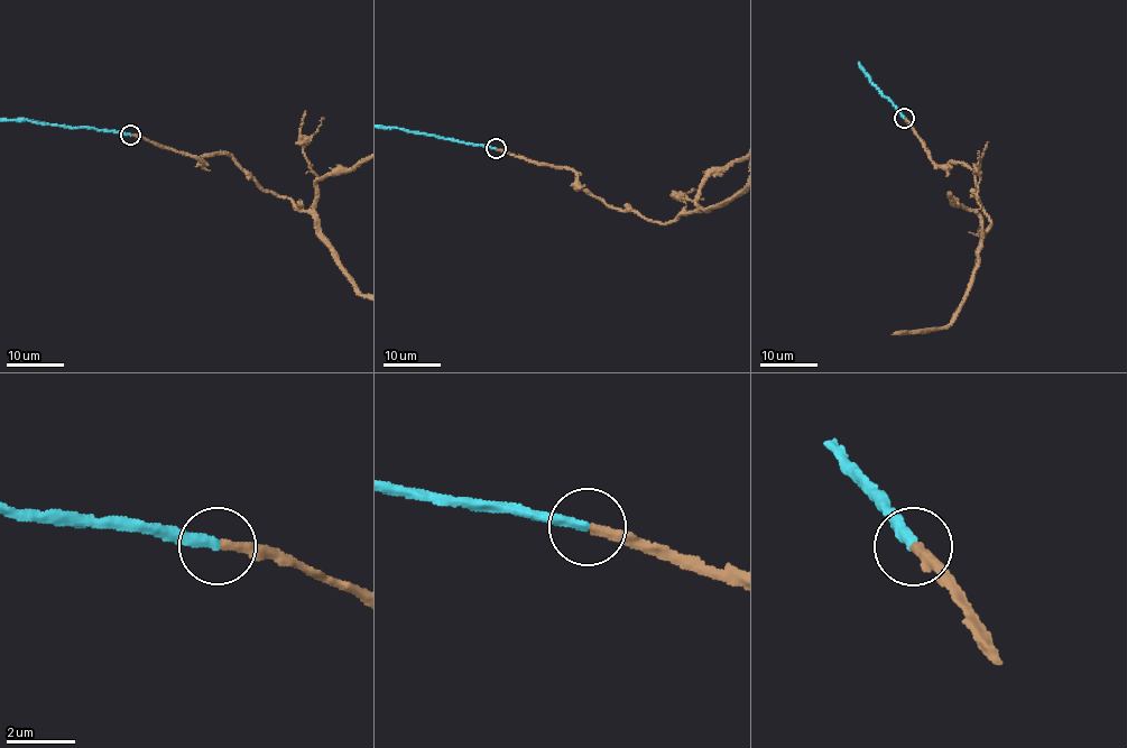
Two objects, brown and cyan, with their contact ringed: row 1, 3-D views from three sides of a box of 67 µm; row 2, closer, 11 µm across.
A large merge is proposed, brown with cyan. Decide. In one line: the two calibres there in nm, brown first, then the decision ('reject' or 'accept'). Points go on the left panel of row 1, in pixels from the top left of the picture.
calibres 280 and 280 nm; accept

